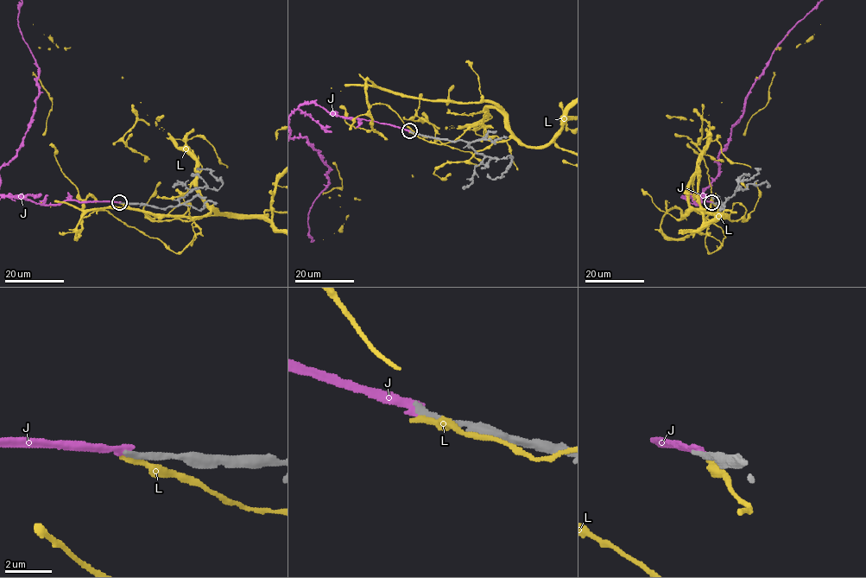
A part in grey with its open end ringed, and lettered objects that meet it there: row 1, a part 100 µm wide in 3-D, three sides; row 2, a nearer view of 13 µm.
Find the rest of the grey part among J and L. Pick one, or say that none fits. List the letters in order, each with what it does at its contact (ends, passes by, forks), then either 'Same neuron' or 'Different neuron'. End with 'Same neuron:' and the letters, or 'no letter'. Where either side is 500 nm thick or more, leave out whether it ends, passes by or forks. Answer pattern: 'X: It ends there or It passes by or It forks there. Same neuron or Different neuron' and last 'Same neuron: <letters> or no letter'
J: It ends there. Different neuron
L: It ends there. Different neuron
Same neuron: no letter

